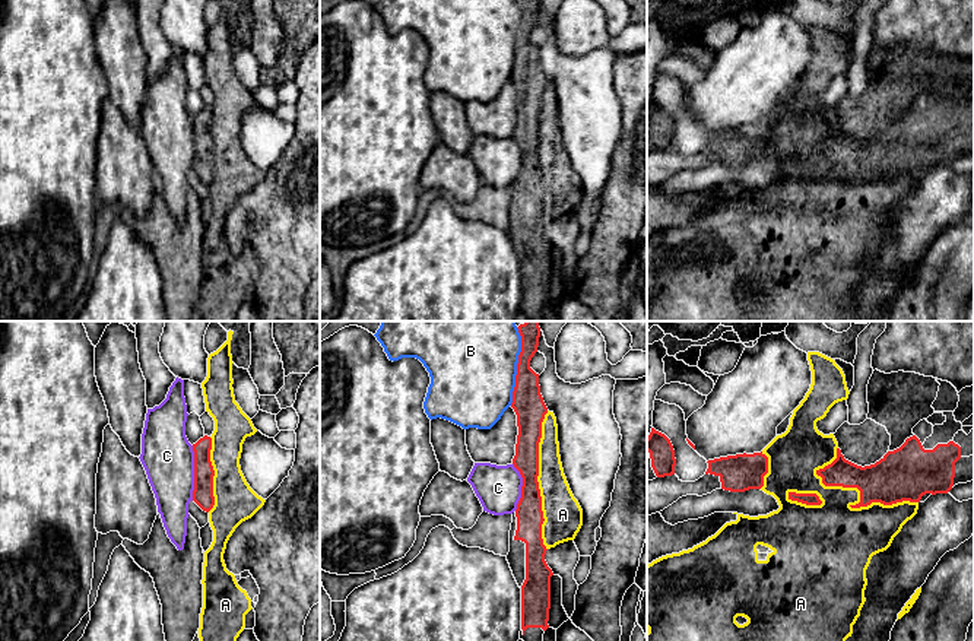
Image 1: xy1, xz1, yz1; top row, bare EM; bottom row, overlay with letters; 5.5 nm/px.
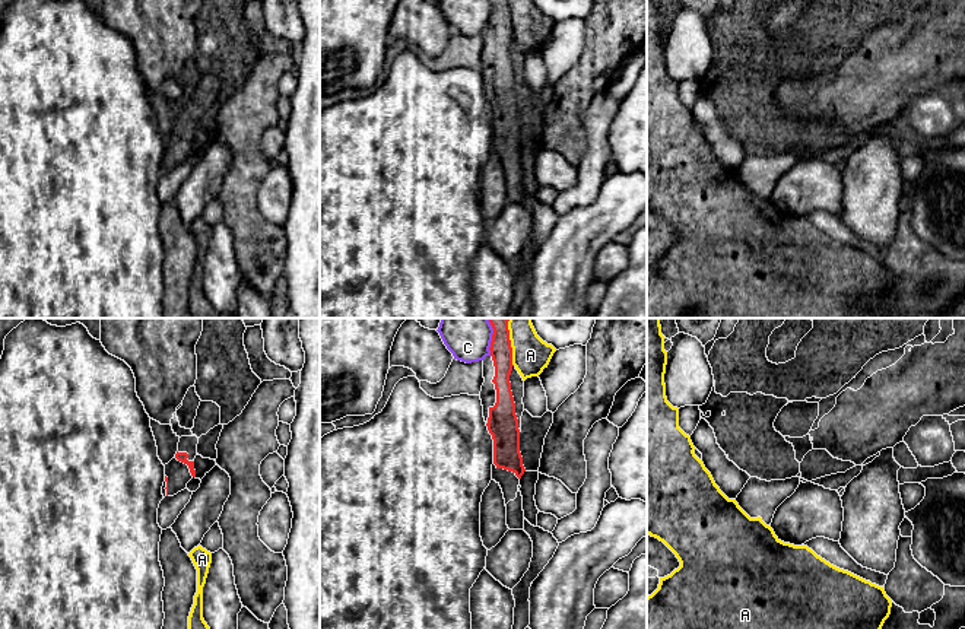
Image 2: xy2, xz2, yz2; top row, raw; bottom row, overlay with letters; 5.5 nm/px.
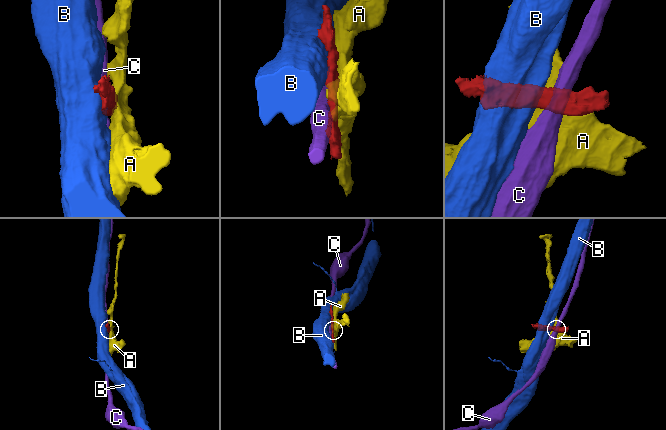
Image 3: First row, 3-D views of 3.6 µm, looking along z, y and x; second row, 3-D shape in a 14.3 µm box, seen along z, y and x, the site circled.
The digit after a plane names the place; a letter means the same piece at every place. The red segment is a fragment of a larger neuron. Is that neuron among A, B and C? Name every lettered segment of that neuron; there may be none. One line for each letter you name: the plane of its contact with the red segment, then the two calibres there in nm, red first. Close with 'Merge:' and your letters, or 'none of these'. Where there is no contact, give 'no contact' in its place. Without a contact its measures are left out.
Merge: none of these

